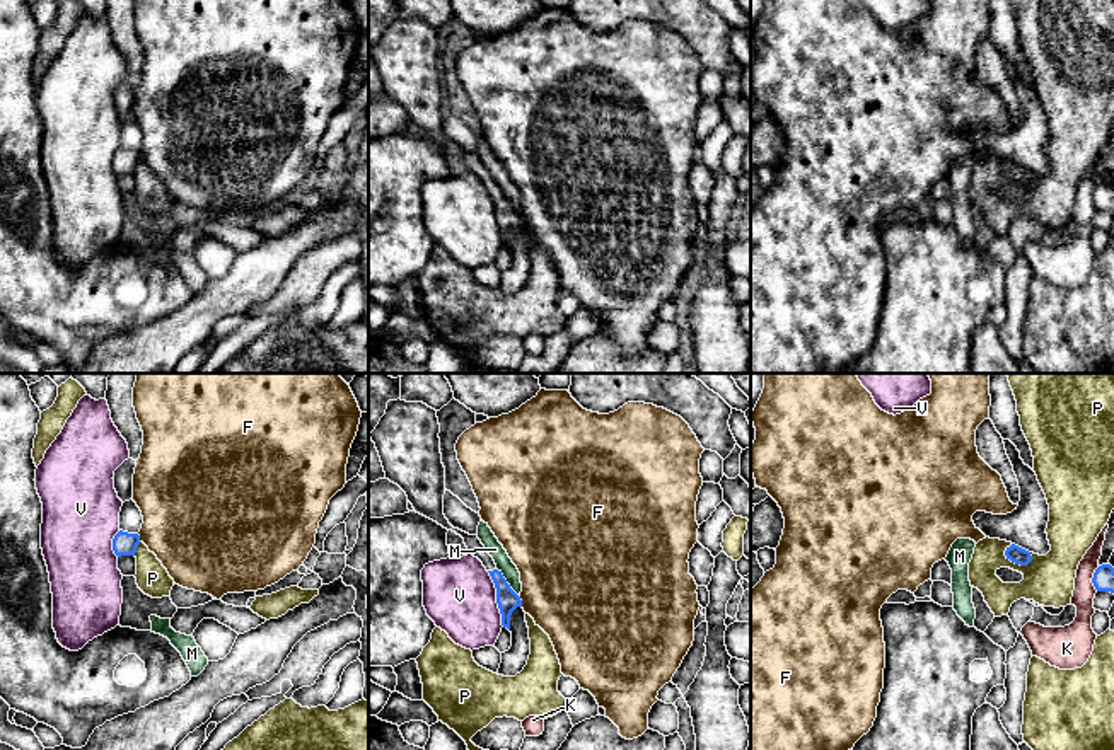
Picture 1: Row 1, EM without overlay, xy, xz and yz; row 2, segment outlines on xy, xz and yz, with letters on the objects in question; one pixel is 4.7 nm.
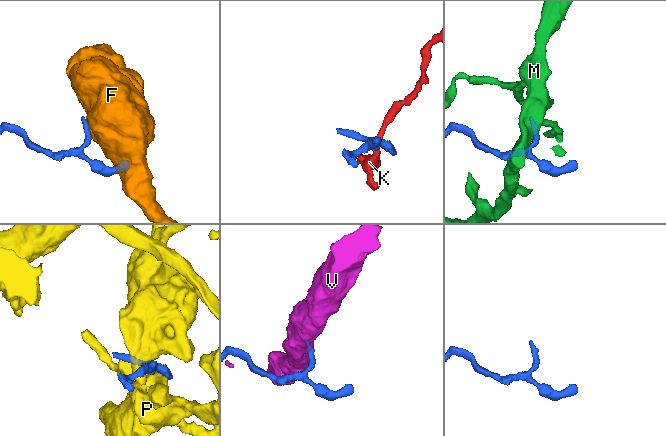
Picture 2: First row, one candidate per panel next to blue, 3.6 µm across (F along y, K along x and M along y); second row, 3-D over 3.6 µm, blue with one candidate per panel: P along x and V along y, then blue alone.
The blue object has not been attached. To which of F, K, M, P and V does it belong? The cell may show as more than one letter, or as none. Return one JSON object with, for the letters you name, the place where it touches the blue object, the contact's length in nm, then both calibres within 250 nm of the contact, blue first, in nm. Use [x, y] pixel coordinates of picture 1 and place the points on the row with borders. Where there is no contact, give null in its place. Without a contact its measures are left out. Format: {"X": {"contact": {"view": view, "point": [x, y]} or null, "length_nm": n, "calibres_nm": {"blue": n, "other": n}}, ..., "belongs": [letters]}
{"belongs": []}

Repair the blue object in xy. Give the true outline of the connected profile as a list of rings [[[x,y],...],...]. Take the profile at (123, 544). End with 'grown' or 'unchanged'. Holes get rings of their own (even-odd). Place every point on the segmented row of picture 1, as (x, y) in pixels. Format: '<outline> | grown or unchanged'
[[[119,530],[113,539],[113,551],[118,557],[135,556],[138,544],[140,544],[138,534],[128,534]]] | unchanged

